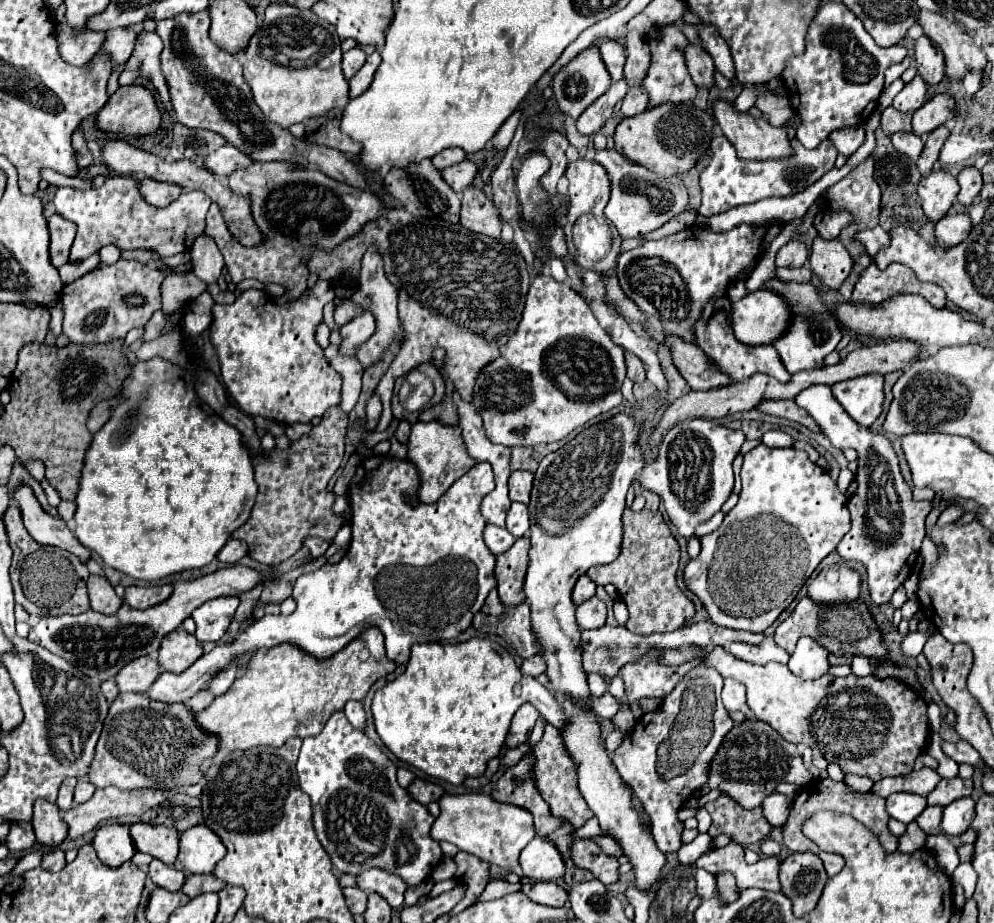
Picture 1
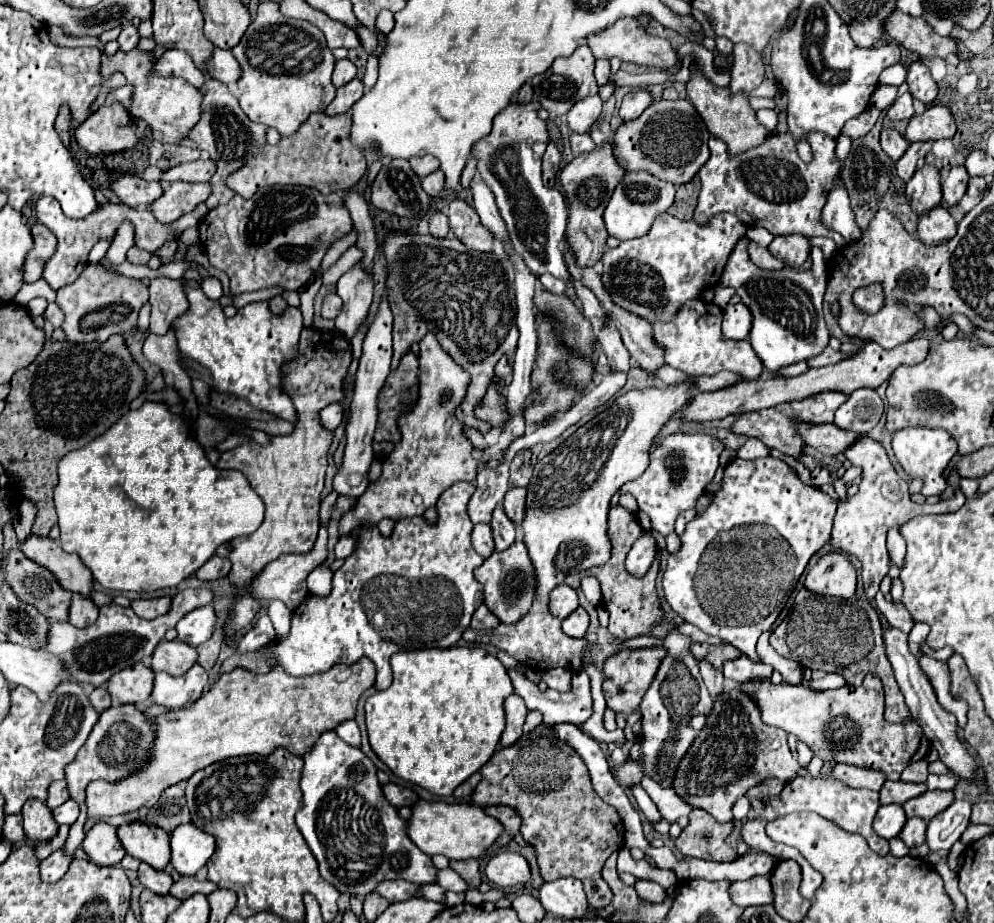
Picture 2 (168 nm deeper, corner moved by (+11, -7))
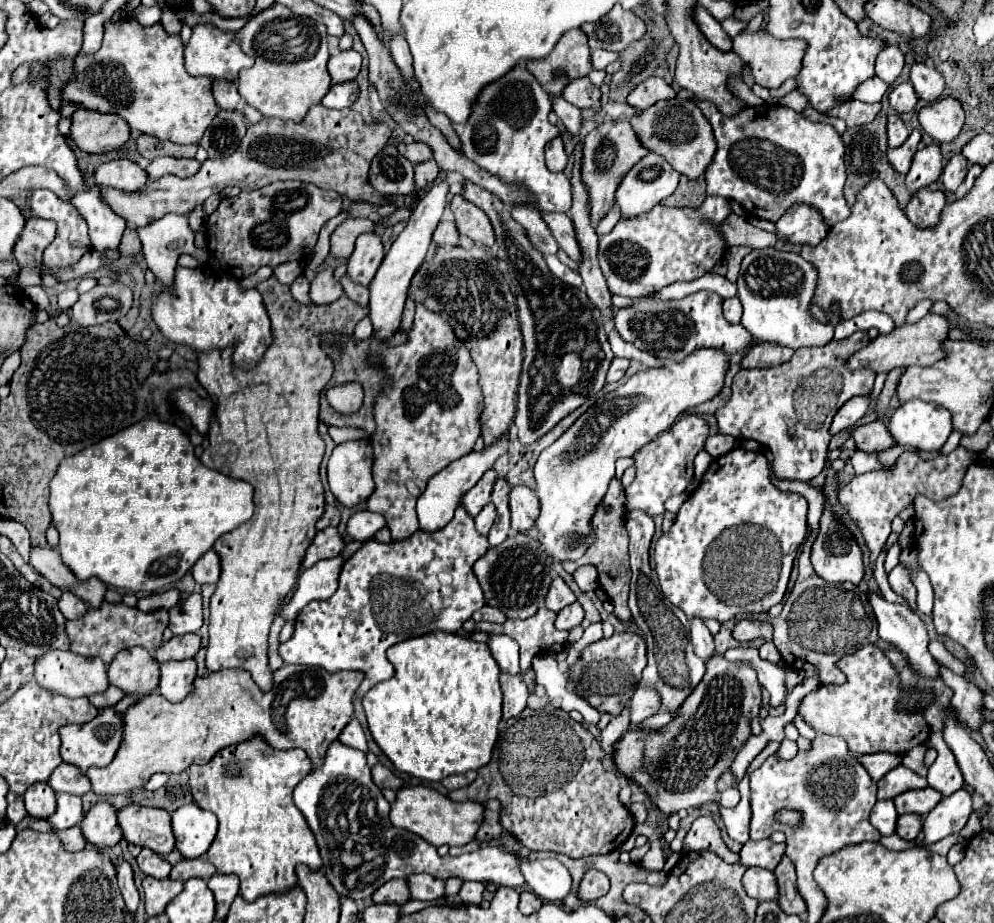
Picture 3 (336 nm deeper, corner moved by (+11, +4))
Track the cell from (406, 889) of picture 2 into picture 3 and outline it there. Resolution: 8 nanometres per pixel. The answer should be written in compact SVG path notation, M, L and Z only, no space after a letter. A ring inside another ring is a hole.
M411 875L407 883L409 883L409 889L413 891L413 899L437 901L445 897L445 881L433 875Z

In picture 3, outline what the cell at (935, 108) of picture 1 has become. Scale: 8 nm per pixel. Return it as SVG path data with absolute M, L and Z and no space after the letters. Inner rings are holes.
M953 97L939 99L919 111L919 123L921 129L935 141L953 141L965 123L965 111Z

